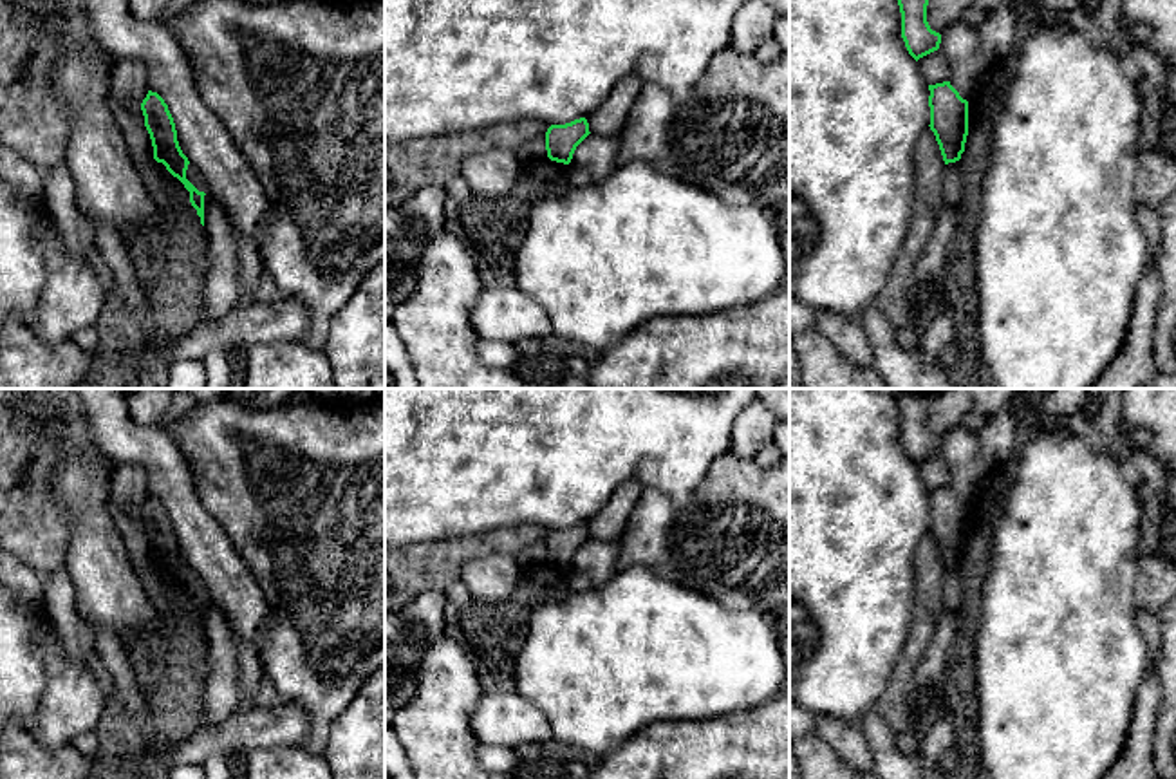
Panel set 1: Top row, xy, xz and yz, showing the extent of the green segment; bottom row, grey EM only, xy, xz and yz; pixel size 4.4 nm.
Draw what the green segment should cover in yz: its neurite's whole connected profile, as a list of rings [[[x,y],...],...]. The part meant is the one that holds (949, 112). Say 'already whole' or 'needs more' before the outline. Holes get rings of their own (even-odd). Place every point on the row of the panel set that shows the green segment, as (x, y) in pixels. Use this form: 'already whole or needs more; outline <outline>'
already whole; outline [[[950,81],[929,85],[930,130],[936,136],[945,164],[956,163],[965,152],[968,136],[968,101]]]

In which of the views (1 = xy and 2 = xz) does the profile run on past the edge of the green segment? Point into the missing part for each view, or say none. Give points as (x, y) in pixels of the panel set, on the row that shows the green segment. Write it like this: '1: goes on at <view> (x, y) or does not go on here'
1: does not go on here
2: does not go on here

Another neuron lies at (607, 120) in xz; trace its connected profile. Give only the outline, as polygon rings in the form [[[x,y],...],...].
[[[627,76],[618,81],[611,96],[585,117],[589,123],[589,132],[600,137],[620,136],[641,90],[643,81],[638,76]]]

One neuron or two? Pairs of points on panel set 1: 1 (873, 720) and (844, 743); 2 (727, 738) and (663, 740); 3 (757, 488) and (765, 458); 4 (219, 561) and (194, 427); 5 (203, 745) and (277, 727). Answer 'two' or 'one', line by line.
1: two
2: one
3: two
4: two
5: one

